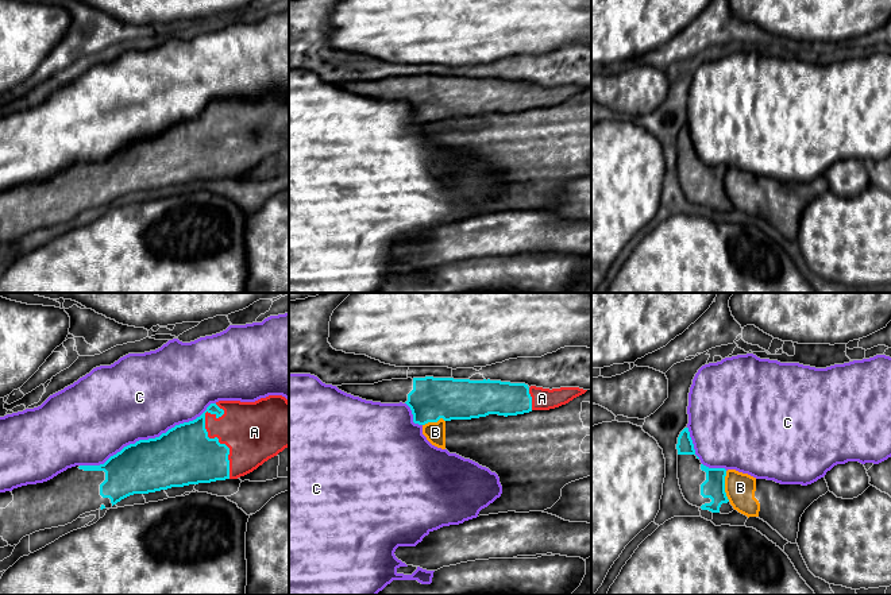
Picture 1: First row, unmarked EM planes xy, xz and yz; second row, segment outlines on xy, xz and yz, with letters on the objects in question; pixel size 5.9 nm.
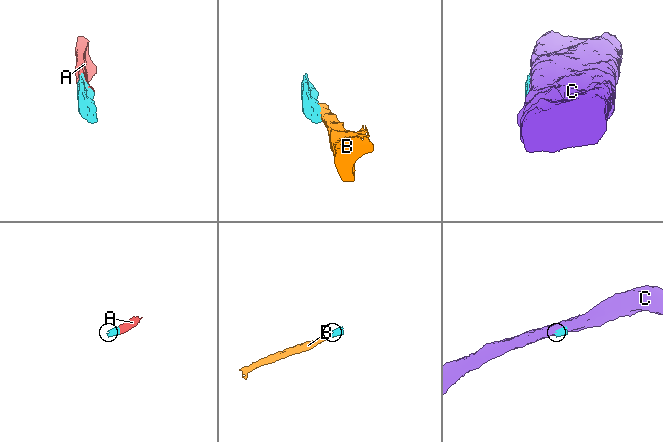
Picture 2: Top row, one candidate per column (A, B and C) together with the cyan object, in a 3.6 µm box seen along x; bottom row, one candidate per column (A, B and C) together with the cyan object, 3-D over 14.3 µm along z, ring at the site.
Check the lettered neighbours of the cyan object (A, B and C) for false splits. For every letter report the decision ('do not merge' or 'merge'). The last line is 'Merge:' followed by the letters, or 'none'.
A: merge
B: do not merge
C: do not merge
Merge: A

